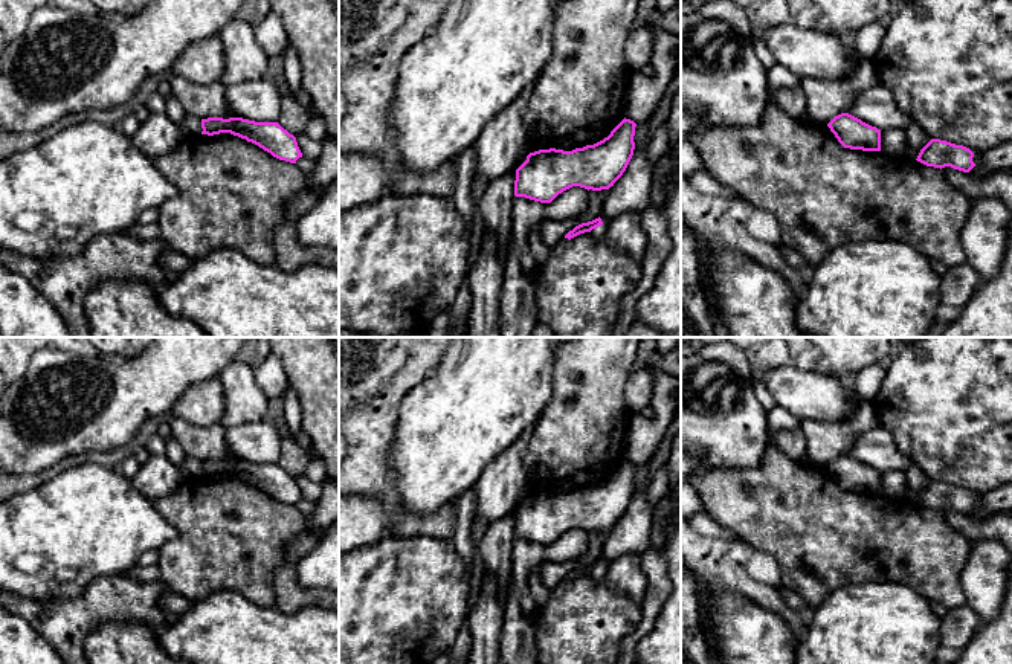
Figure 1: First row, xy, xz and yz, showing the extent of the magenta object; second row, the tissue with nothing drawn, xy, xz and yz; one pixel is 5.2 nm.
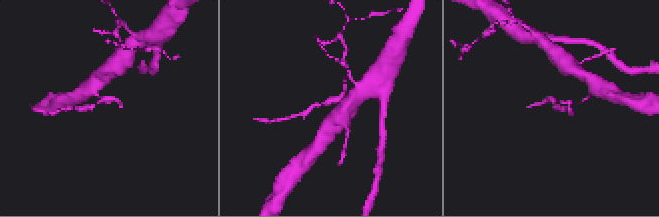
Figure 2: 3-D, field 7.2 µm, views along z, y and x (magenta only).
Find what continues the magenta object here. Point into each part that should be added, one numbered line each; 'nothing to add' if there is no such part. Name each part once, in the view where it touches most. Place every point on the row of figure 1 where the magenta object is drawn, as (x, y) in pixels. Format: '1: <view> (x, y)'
nothing to add

